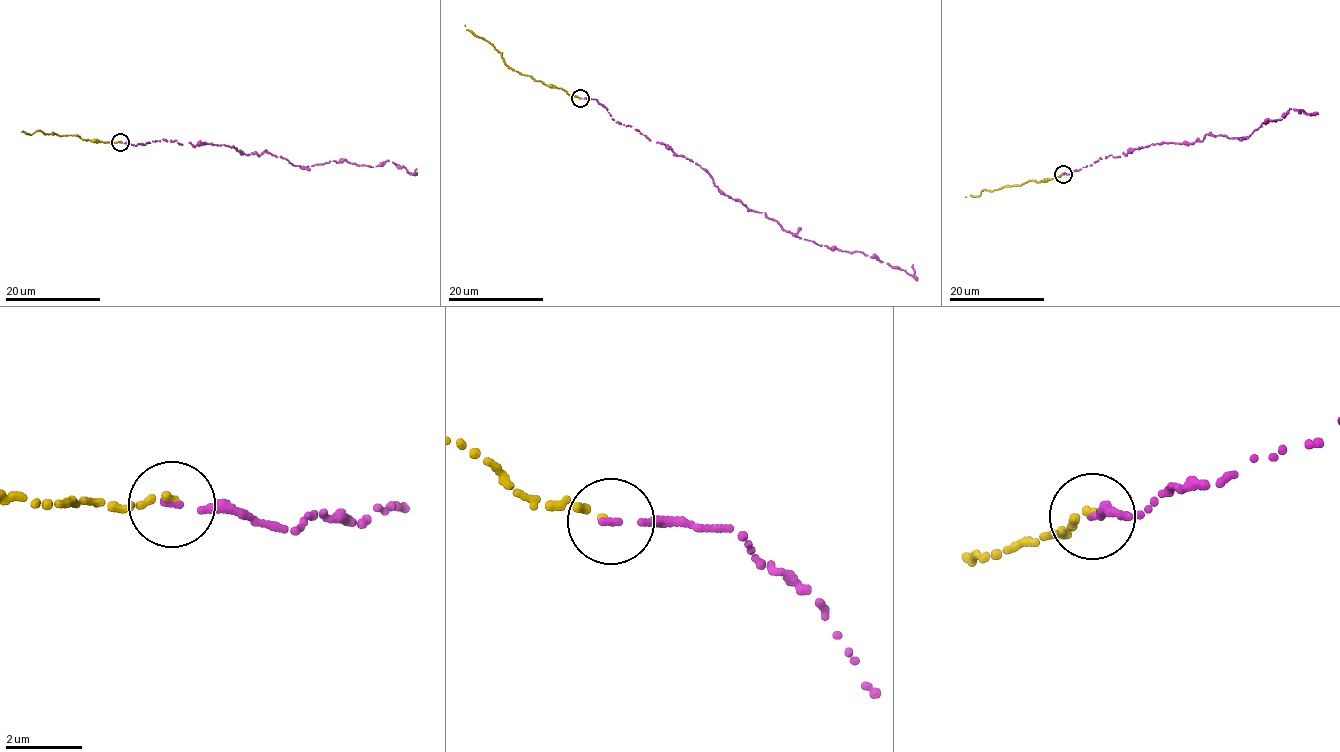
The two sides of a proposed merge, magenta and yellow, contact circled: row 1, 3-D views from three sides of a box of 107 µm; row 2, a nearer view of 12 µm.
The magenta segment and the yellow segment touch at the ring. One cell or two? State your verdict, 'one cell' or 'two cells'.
one cell

